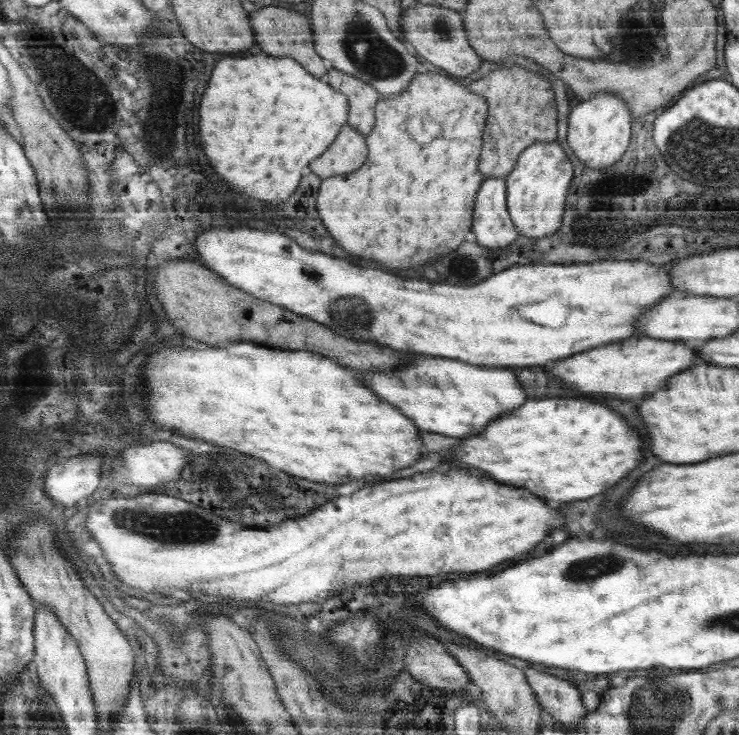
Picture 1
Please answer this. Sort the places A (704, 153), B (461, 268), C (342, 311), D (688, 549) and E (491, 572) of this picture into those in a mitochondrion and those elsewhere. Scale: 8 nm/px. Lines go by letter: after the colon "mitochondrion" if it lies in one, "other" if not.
A: mitochondrion
B: mitochondrion
C: mitochondrion
D: other
E: other

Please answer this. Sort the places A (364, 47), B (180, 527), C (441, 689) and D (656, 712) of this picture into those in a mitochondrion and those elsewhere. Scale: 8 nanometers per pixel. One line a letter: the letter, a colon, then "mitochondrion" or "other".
A: mitochondrion
B: mitochondrion
C: other
D: mitochondrion

